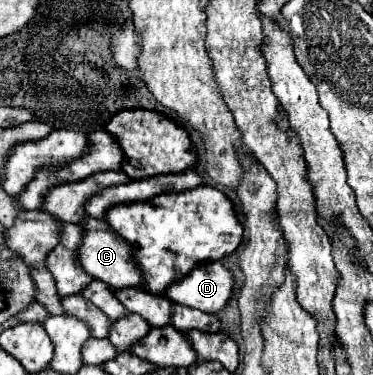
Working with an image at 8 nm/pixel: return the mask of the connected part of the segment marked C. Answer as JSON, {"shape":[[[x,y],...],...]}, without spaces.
{"shape":[[[86,219],[84,225],[86,233],[78,251],[78,259],[82,263],[82,267],[96,279],[108,283],[114,289],[126,289],[126,287],[144,287],[144,277],[132,257],[132,245],[120,237],[104,219]]]}

